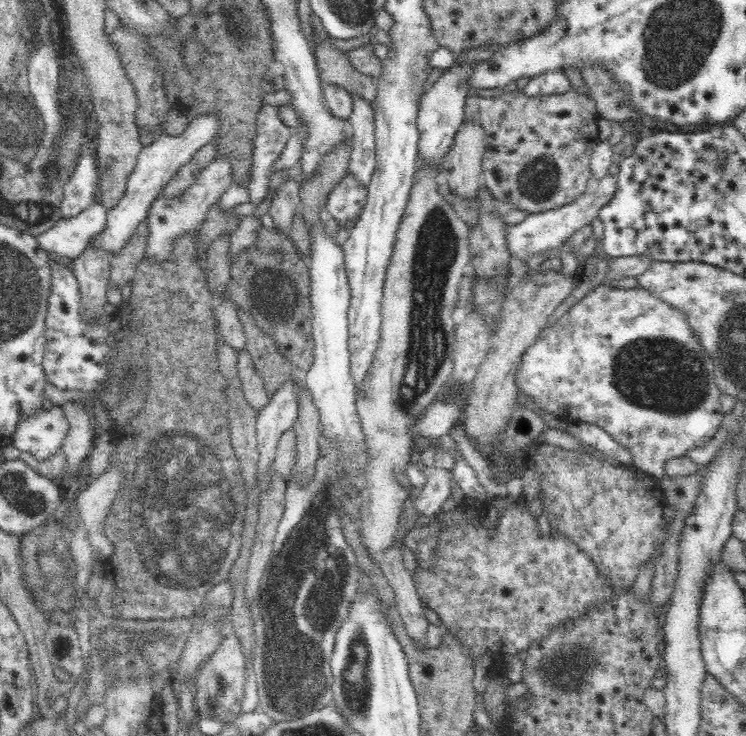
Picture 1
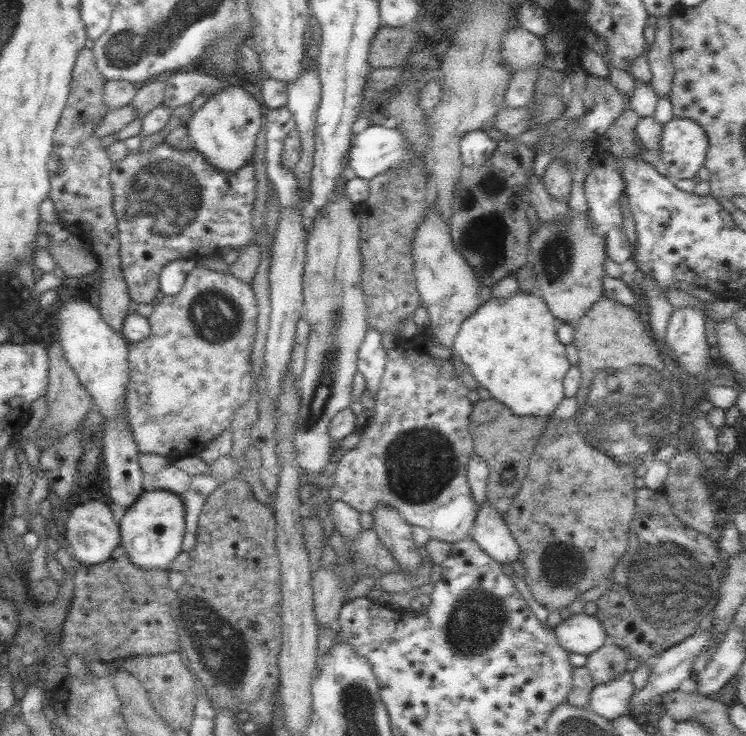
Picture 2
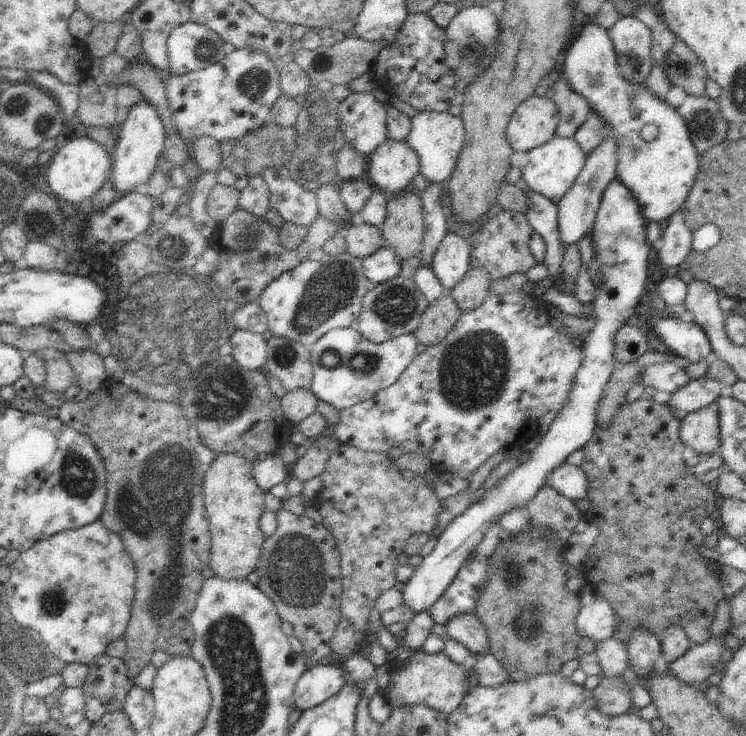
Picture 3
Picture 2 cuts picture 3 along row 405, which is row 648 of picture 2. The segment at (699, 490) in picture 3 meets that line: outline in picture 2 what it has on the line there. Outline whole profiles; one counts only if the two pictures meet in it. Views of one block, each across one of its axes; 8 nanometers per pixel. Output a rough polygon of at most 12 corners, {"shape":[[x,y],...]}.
{"shape":[[661,489],[635,490],[596,600],[639,663],[694,635],[726,564]]}

